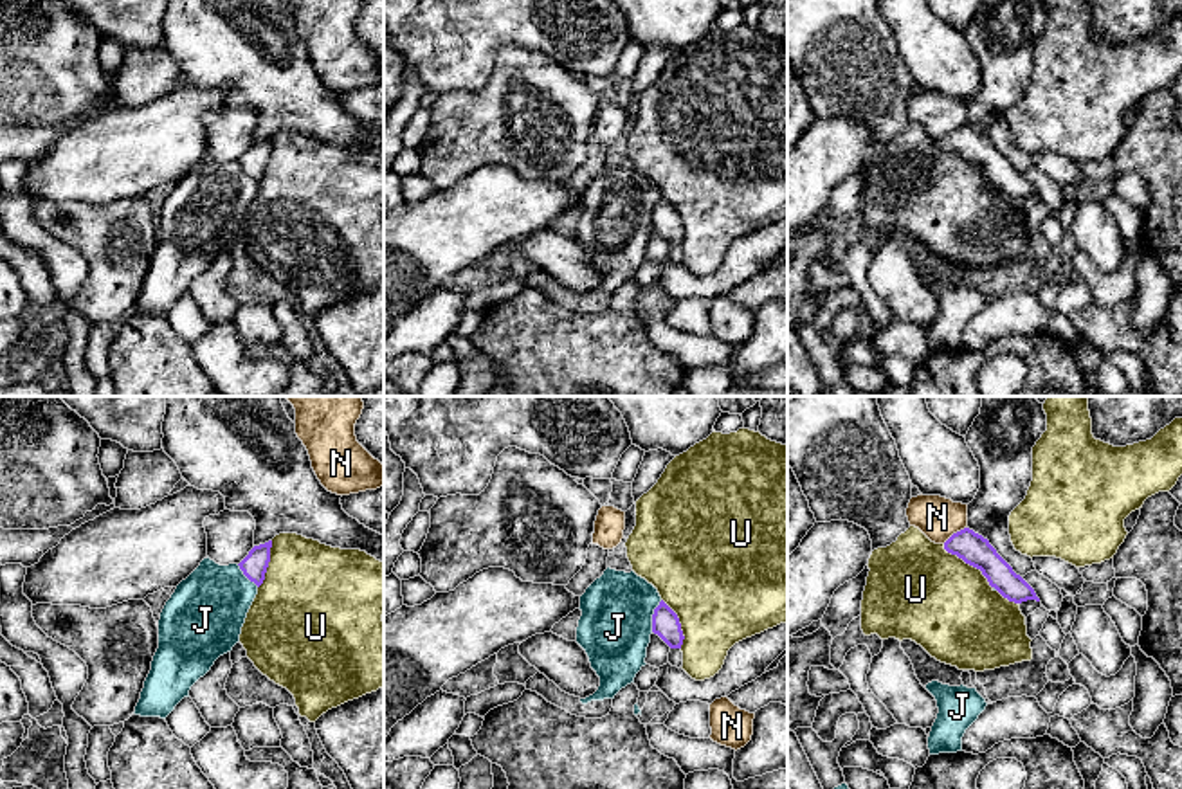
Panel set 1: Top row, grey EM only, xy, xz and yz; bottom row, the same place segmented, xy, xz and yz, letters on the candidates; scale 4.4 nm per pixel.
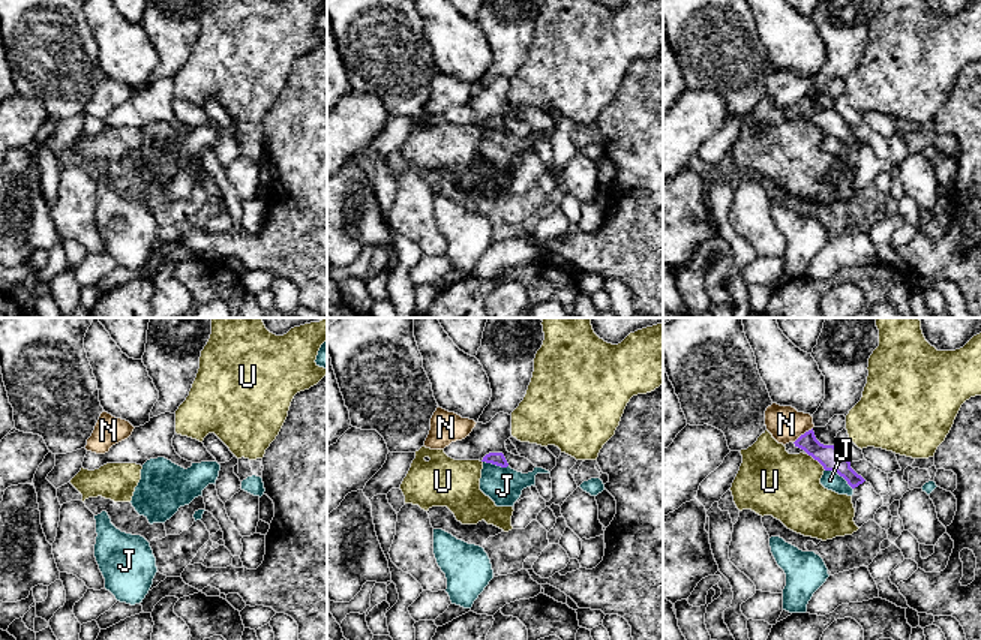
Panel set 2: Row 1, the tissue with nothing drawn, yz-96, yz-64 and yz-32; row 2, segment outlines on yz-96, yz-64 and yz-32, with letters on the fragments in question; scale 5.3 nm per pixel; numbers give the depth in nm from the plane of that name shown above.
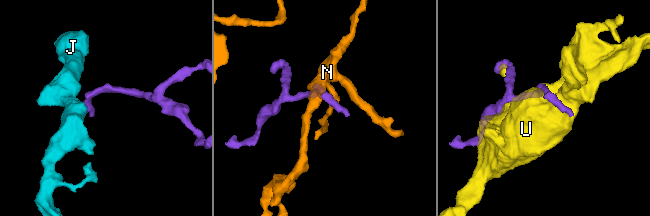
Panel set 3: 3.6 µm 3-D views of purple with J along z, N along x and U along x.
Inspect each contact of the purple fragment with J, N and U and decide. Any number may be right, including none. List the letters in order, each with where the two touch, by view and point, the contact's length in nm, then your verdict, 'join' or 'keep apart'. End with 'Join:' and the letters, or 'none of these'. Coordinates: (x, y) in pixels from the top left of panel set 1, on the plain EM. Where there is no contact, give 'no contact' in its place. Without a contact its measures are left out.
J: xz (653, 213) | 150 nm | keep apart
N: yz (954, 130) | 130 nm | keep apart
U: yz (970, 161) | 300 nm | keep apart
Join: none of these

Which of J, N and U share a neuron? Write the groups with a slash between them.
J / N / U

